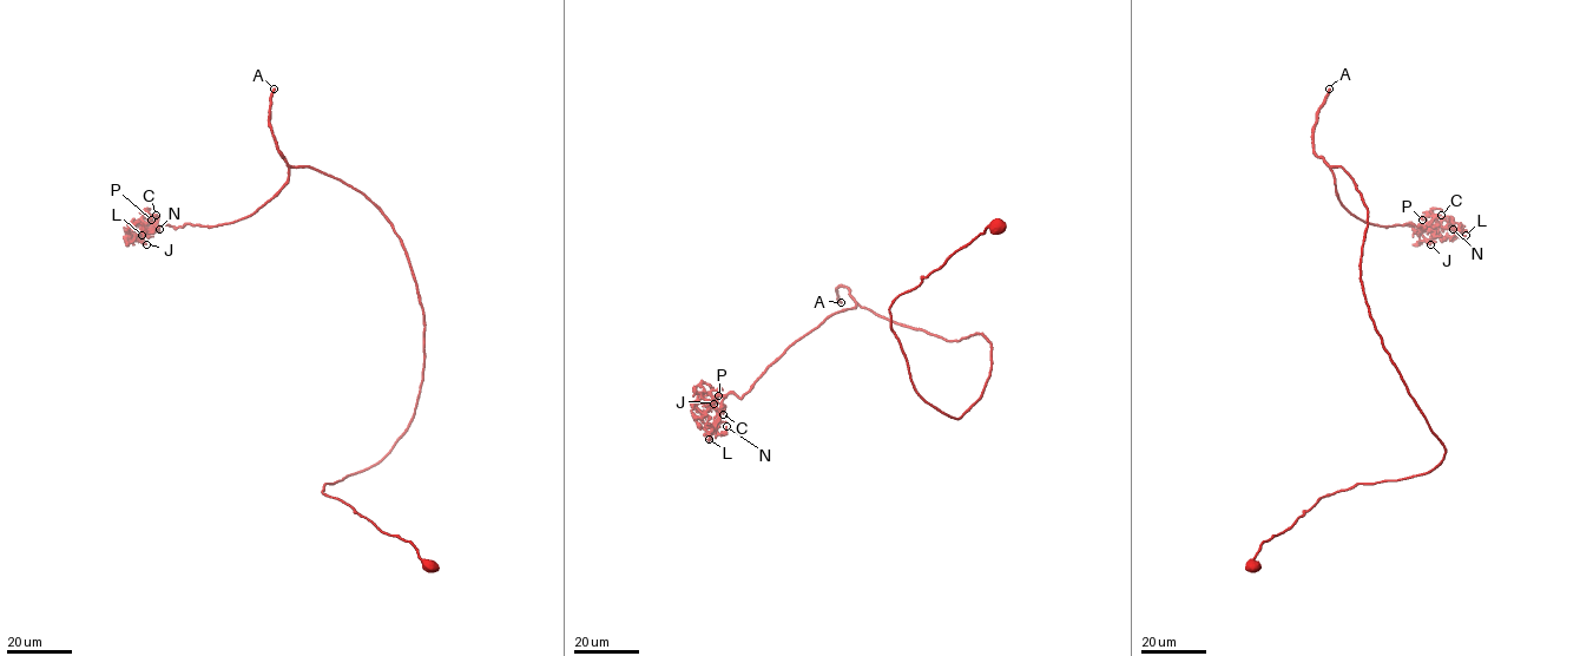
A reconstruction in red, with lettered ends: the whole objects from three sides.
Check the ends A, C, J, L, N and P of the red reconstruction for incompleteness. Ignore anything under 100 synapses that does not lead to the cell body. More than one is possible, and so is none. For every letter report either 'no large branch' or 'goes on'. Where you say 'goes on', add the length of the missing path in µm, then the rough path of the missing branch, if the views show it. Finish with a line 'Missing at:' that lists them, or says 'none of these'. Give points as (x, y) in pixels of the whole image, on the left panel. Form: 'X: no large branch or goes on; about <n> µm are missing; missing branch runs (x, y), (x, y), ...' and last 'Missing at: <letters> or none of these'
A: goes on; about 180 µm are missing
C: no large branch
J: no large branch
L: no large branch
N: no large branch
P: no large branch
Missing at: A

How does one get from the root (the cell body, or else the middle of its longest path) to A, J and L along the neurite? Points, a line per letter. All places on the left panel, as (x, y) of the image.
A: (427, 565), (322, 492), (407, 427), (425, 321), (387, 217), (282, 157), (274, 89)
J: (427, 565), (322, 492), (416, 406), (423, 308), (387, 217), (290, 166), (251, 215), (146, 244)
L: (427, 565), (322, 492), (376, 464), (416, 406), (423, 308), (387, 217), (290, 166), (245, 217), (142, 235)

